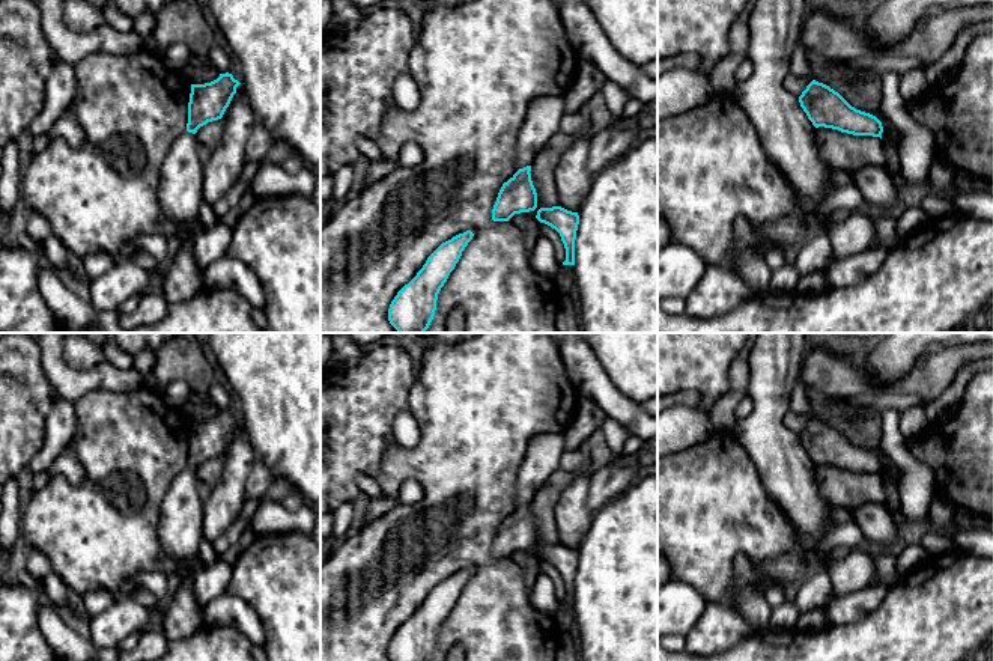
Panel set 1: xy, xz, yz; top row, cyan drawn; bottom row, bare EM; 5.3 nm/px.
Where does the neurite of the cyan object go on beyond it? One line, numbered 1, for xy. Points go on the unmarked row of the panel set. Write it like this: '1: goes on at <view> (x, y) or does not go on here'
1: does not go on here

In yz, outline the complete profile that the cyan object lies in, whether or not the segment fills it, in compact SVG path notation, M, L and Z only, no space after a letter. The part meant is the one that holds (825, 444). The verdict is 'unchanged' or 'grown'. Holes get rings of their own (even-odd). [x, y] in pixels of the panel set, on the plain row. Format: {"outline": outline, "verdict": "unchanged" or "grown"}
{"outline": "M812 417L799 434L800 444L815 465L824 464L853 473L880 474L882 459L852 444L838 429Z", "verdict": "unchanged"}

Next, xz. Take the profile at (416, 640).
{"outline": "M466 568L442 580L417 613L405 622L388 646L390 661L430 661L441 625L459 599L474 571Z", "verdict": "unchanged"}

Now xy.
{"outline": "M229 410L211 420L191 422L187 468L196 471L208 459L221 456L239 422Z", "verdict": "unchanged"}

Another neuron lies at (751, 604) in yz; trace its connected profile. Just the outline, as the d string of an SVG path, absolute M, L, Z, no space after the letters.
M734 575L733 593L737 598L737 604L733 610L742 614L751 623L754 631L769 628L772 608L764 592L755 590L745 578Z

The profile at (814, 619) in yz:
M824 605L815 607L806 613L800 613L796 622L796 628L802 631L820 631L826 628L828 625L829 623L826 619Z

